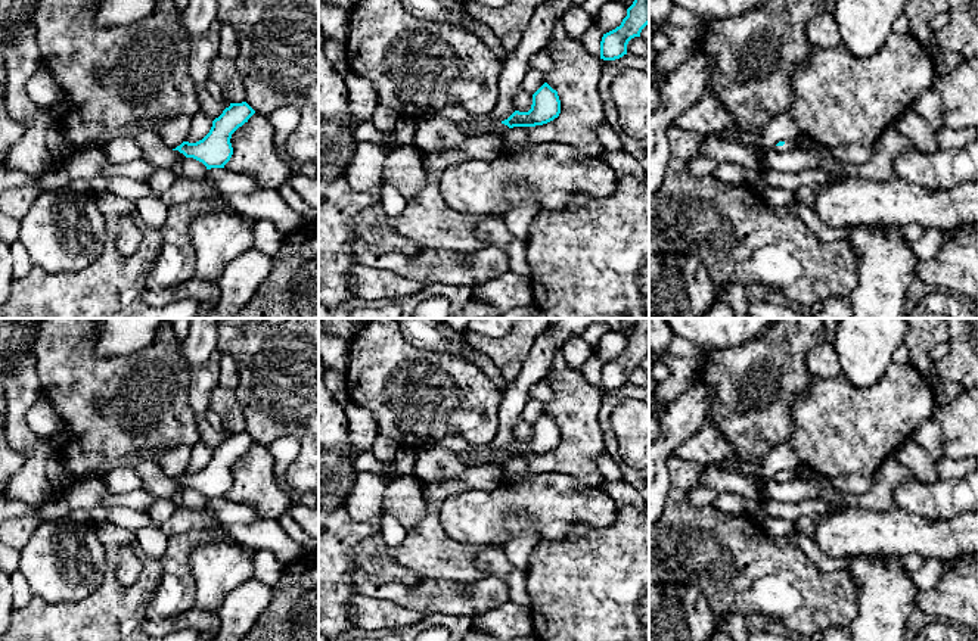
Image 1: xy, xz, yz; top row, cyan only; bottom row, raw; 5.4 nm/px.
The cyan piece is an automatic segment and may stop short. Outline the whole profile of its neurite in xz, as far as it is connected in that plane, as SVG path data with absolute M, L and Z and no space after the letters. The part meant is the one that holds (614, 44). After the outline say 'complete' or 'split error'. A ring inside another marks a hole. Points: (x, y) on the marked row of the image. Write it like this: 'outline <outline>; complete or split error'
outline M634 0L627 9L627 16L615 29L603 34L600 41L600 59L615 60L627 55L627 44L631 38L640 37L642 29L649 24L649 0Z; complete

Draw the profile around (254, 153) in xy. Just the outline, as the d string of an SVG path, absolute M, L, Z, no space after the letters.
M254 113L230 139L233 155L226 171L251 175L261 190L279 190L294 175L274 147L274 130L267 116Z

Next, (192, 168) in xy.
M186 158L184 164L183 164L183 175L190 178L190 180L205 180L205 174L207 174L207 167L193 159L193 158Z

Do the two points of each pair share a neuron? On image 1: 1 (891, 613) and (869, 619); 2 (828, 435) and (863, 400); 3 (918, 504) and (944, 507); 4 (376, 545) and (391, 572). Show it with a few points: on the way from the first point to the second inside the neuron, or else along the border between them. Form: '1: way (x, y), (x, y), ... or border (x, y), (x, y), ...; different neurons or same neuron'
1: way (885, 613), (875, 618); same neuron
2: way (837, 426), (854, 408); same neuron
3: way (924, 504), (938, 504); same neuron
4: way (376, 551), (376, 557), (385, 566); same neuron

